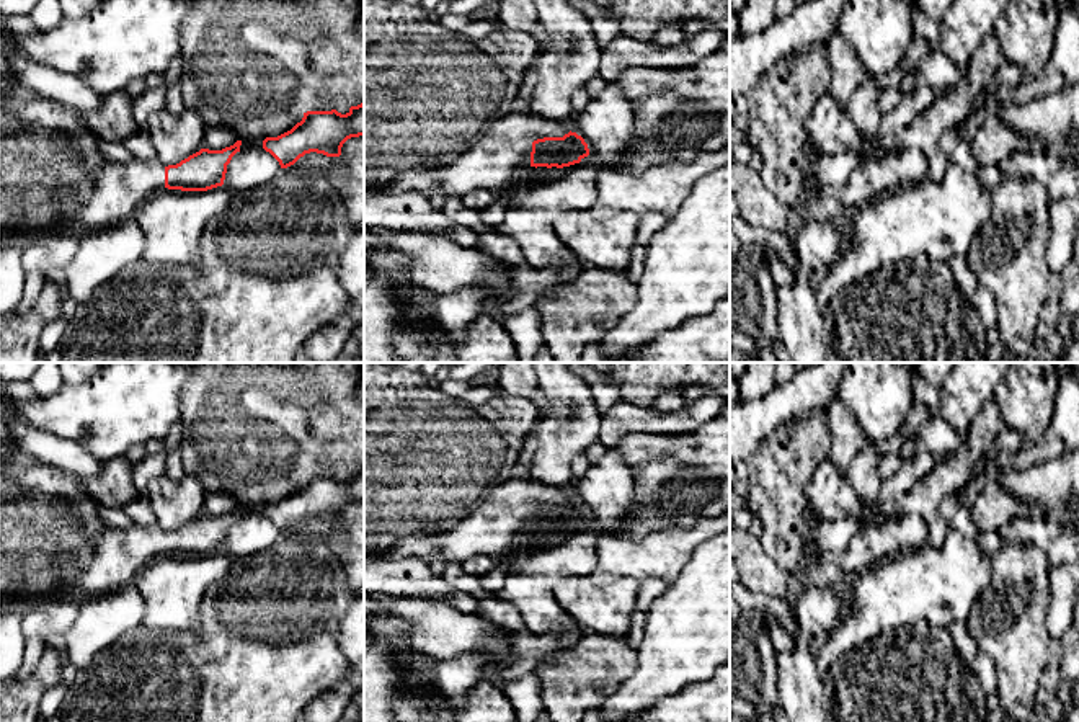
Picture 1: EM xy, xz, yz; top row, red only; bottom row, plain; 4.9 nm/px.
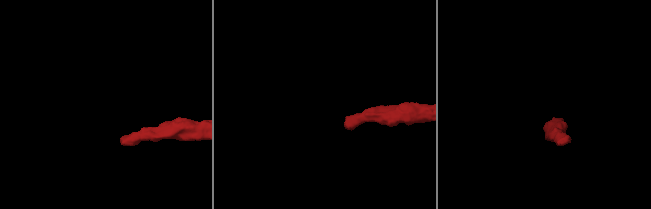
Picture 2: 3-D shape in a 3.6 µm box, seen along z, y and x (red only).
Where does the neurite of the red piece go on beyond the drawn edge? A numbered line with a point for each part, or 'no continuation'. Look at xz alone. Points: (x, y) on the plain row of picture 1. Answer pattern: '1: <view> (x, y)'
1: xz (493, 528)

